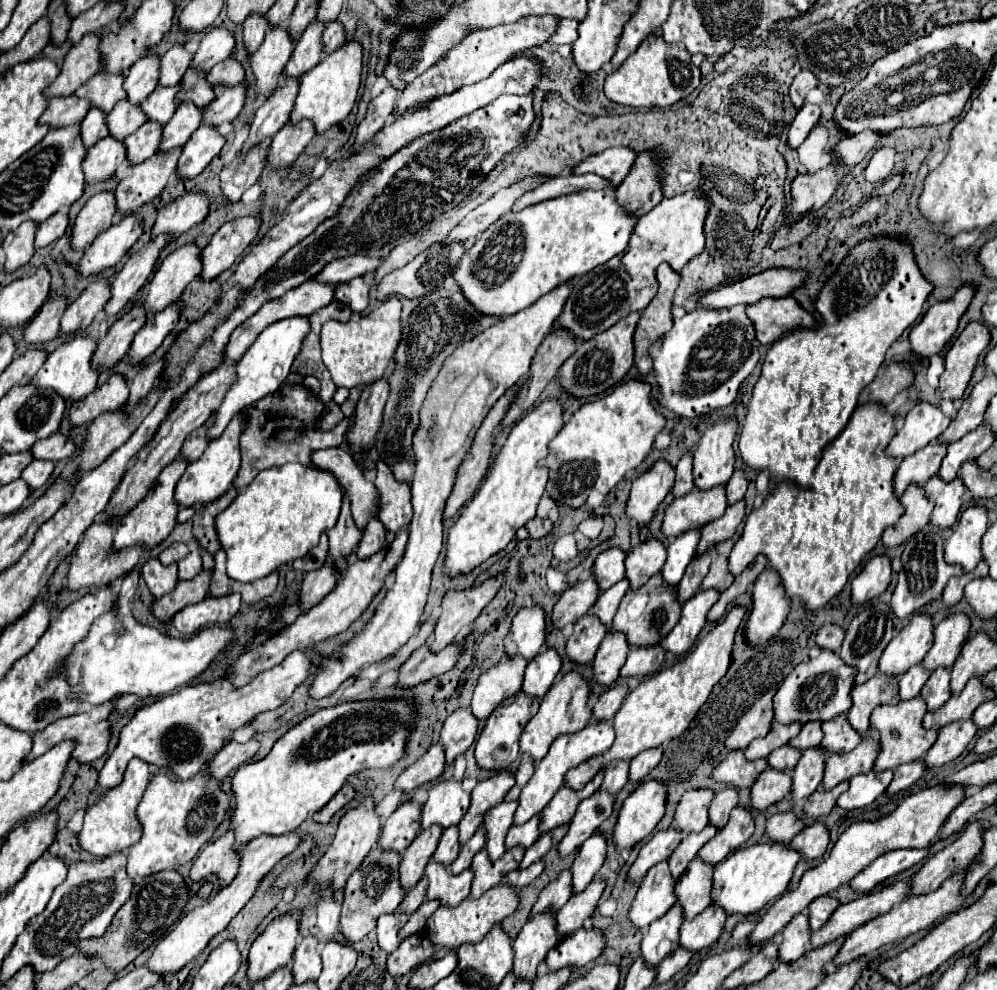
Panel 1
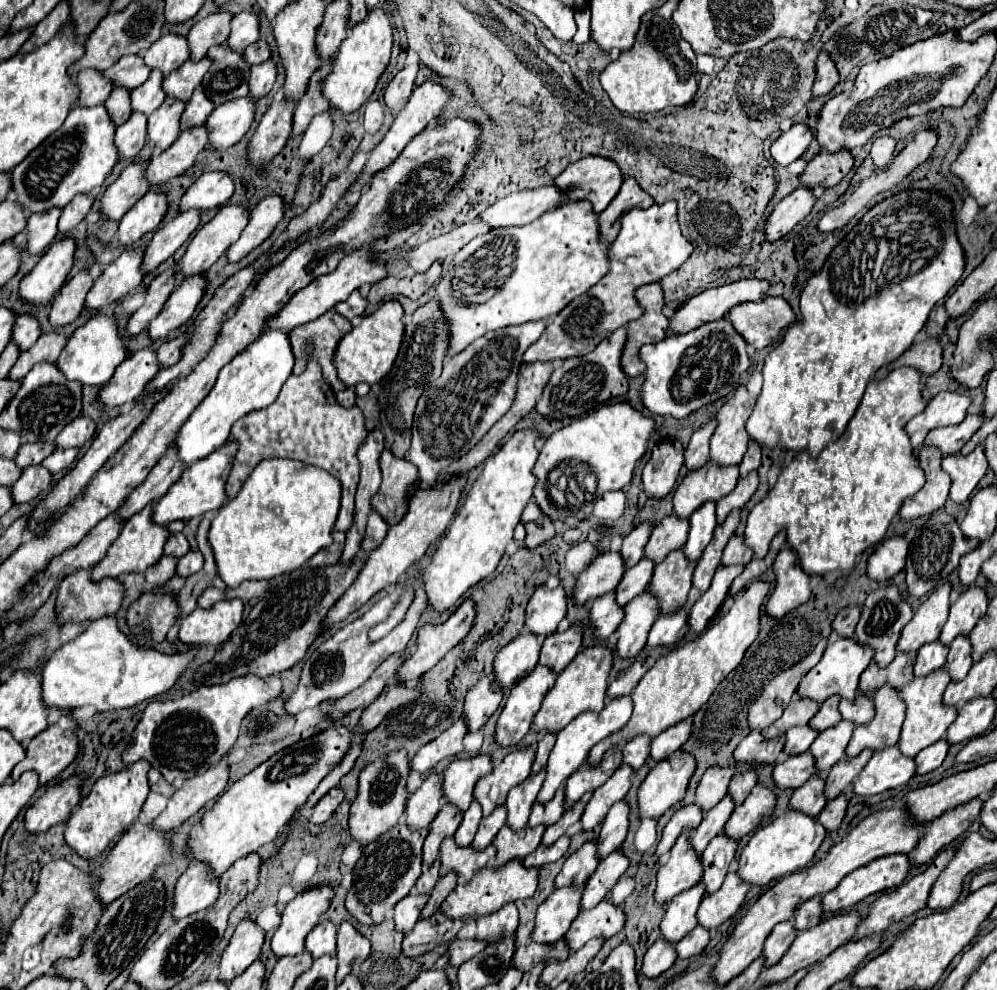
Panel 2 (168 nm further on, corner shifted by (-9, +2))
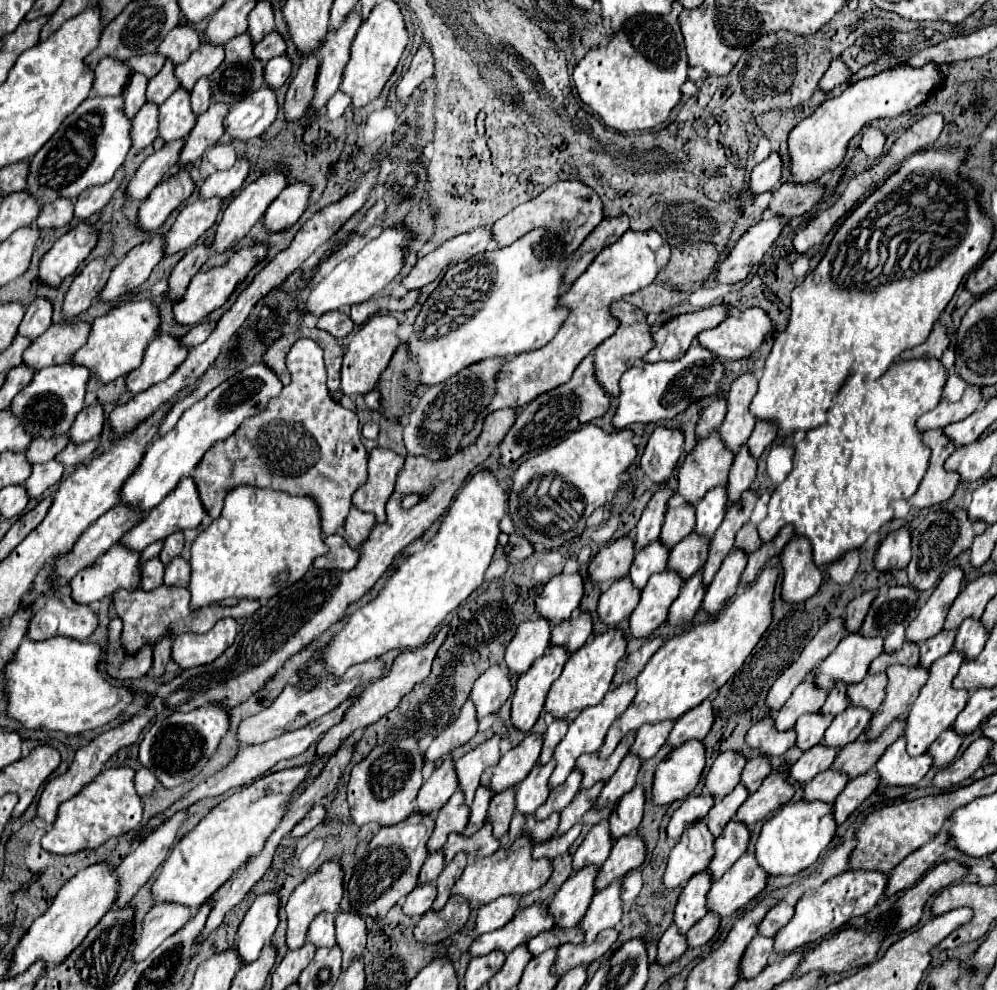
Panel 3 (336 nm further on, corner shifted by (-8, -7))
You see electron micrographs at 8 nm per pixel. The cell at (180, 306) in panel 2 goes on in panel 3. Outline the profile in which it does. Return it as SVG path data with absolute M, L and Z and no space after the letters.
M260 244L260 246L252 246L252 248L242 248L242 250L238 250L238 252L230 258L228 264L198 272L198 274L192 278L192 282L190 282L186 294L184 294L178 302L174 302L174 308L172 308L174 320L176 320L178 324L182 324L182 326L200 324L212 310L220 308L220 306L228 300L228 296L232 294L232 290L246 278L246 274L252 270L252 266L254 266L258 260L262 260L264 256L266 256L266 246L262 246L262 244Z

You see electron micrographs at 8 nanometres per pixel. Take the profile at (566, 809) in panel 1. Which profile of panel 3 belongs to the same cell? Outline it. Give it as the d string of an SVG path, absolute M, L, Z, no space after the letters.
M628 732L628 736L624 736L624 740L618 744L618 748L614 750L614 754L606 760L598 758L598 752L594 754L582 754L576 762L576 768L582 772L582 784L580 788L592 788L596 782L606 782L620 766L622 758L628 754L632 742L634 742L636 732Z

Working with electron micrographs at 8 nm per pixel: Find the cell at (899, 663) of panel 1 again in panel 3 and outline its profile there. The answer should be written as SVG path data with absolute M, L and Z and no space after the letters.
M950 568L946 572L946 576L938 582L932 596L928 598L928 602L920 608L914 622L906 628L906 640L908 642L920 644L924 640L930 640L932 636L936 636L942 630L946 614L948 614L952 602L956 600L958 592L960 592L962 578L964 576L962 576L960 568Z

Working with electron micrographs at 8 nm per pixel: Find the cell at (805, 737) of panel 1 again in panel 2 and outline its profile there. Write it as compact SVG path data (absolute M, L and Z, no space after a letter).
M831 695L829 699L825 699L821 703L821 709L819 713L809 721L809 725L813 725L813 729L817 731L823 731L825 727L831 727L833 723L839 723L841 721L841 713L839 713L839 695Z

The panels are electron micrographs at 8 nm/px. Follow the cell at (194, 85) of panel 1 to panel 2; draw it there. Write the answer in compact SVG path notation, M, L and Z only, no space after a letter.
M215 45L209 49L209 57L213 59L213 67L207 71L203 87L215 105L249 93L251 67L241 53L231 51L227 45Z

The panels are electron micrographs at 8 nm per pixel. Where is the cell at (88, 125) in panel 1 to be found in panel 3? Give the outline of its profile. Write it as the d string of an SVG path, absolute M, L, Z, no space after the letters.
M136 74L130 78L126 90L124 90L124 114L132 120L136 116L136 112L142 108L144 100L144 92L146 92L148 80L142 74Z

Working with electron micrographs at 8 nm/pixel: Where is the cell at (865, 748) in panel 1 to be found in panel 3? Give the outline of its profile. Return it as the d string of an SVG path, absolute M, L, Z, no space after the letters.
M892 666L886 670L886 676L888 676L886 698L880 710L874 712L870 720L870 726L866 730L866 740L878 738L888 724L892 724L898 718L904 718L910 712L922 684L928 678L928 670L918 666L914 668Z

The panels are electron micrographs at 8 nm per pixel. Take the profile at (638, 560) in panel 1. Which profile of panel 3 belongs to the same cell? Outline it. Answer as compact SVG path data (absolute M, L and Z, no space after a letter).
M680 502L676 506L670 506L664 516L660 542L672 550L682 538L686 538L694 530L694 508Z

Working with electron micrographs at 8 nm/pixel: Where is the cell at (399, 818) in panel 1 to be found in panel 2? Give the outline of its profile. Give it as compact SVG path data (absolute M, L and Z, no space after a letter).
M431 773L423 781L423 785L409 797L405 809L405 823L413 829L429 827L435 819L437 811L443 805L443 789L441 789L441 775Z

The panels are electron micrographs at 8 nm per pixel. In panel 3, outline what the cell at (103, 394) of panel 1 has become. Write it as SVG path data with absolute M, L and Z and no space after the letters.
M172 336L154 338L146 348L140 368L132 370L126 376L126 386L132 394L146 392L154 384L166 380L186 358L188 350L180 348L178 340Z

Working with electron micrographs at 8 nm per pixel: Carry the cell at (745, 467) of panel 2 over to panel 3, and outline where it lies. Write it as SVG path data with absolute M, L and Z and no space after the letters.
M756 422L756 428L748 440L748 450L754 458L760 458L760 454L766 450L766 446L776 438L776 432L772 424L768 422Z

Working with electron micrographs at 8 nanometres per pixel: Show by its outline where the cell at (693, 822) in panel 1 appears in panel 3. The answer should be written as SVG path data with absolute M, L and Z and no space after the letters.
M722 752L706 774L706 784L704 784L706 792L716 800L724 798L740 782L740 772L744 764L746 764L746 758L742 754Z

